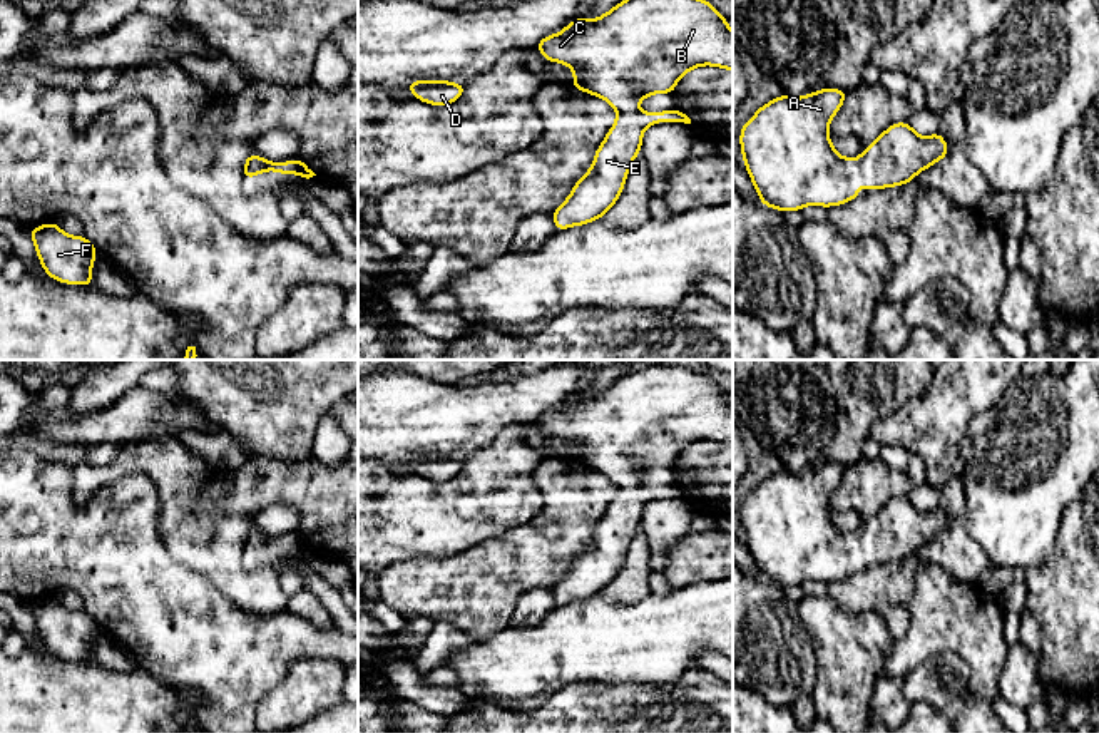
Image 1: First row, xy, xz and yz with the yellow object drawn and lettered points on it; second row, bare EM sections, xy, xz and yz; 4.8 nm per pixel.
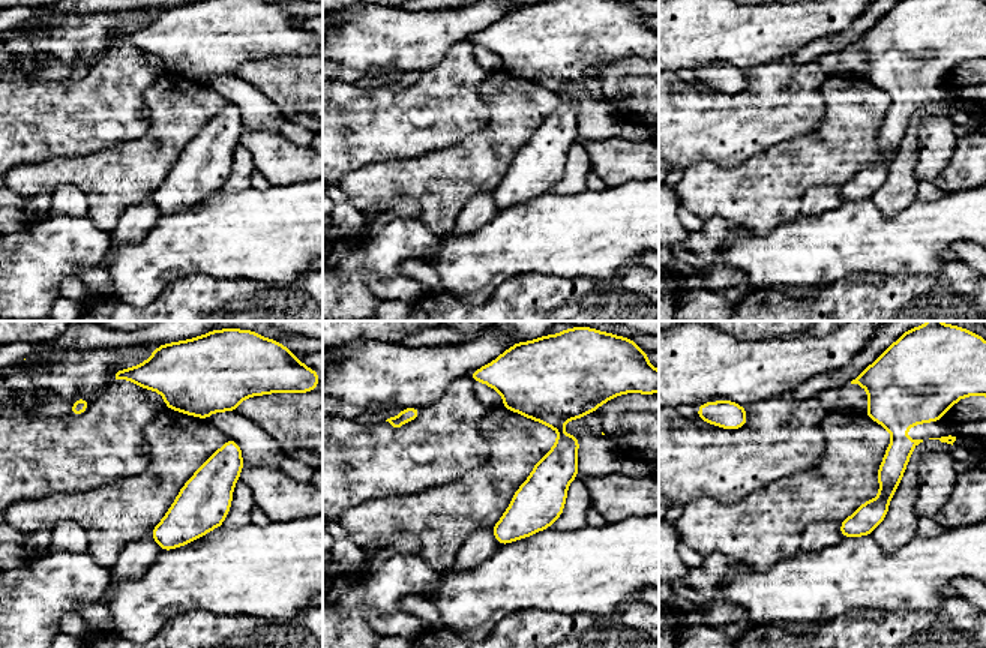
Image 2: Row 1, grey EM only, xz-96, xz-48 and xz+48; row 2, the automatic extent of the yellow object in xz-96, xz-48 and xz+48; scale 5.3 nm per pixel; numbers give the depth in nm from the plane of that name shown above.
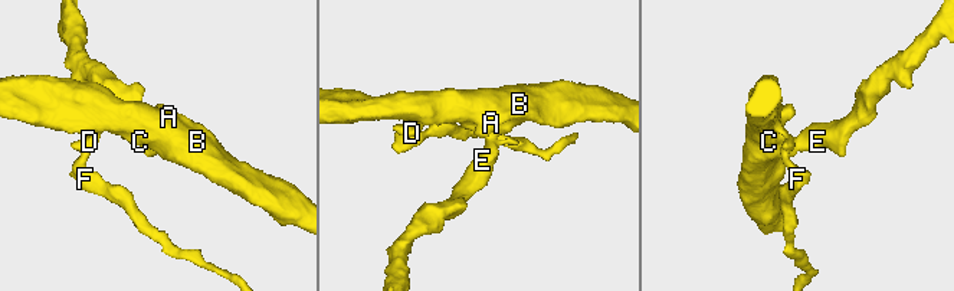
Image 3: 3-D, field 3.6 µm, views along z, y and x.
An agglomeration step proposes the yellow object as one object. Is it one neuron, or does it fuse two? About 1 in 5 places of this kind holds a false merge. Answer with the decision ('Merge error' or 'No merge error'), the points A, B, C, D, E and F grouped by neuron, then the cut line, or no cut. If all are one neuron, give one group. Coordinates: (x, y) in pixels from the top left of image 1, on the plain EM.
No merge error. Groups: A B C D E F. No split

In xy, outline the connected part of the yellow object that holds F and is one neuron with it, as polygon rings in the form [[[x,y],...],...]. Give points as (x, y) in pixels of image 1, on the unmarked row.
[[[57,597],[28,606],[49,653],[65,659],[94,661],[92,639],[97,623],[85,611],[69,611]]]

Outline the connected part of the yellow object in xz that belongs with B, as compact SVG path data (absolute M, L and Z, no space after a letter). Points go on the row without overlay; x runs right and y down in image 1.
M637 365L594 395L584 390L572 395L562 407L539 415L535 423L547 437L559 437L574 445L570 462L604 474L617 487L614 500L594 529L592 542L552 587L557 606L599 596L616 579L649 500L664 495L691 499L681 484L641 487L637 479L642 474L651 469L672 470L677 455L701 440L733 445L733 407L728 393L711 377L684 366Z

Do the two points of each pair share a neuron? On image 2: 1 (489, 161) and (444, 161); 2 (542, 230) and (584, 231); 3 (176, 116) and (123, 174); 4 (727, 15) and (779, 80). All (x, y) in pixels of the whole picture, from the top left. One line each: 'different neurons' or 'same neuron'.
1: same neuron
2: same neuron
3: same neuron
4: different neurons

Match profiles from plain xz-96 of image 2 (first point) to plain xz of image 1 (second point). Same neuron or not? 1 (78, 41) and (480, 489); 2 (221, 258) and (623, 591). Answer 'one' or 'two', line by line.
1: two
2: two

